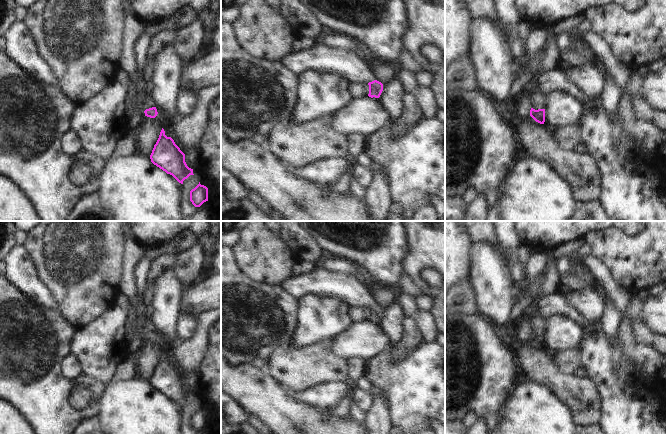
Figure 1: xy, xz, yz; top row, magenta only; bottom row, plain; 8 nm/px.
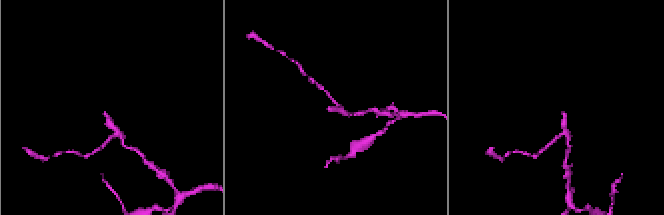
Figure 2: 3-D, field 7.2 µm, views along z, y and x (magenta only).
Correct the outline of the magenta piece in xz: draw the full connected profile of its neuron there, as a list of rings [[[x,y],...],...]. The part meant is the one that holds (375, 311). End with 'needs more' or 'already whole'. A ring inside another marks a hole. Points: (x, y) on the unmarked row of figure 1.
[[[315,267],[310,273],[292,277],[281,283],[284,291],[296,299],[307,294],[335,297],[350,306],[367,307],[368,320],[379,322],[383,308],[375,303],[373,296],[354,276]]]; needs more

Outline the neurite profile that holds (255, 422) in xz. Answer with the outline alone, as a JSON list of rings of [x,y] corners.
[[[248,415],[249,416],[249,422],[250,424],[257,429],[260,433],[262,434],[276,434],[274,432],[272,432],[269,427],[264,424],[260,419],[252,416],[252,415]]]

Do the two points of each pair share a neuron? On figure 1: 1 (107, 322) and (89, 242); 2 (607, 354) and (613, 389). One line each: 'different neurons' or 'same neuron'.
1: different neurons
2: same neuron

